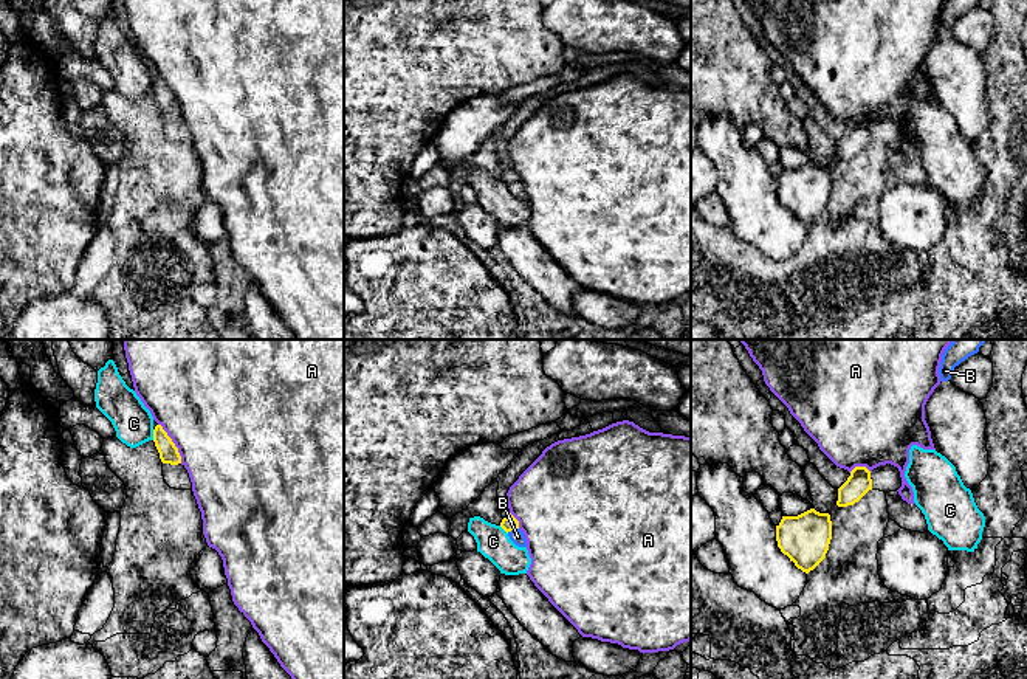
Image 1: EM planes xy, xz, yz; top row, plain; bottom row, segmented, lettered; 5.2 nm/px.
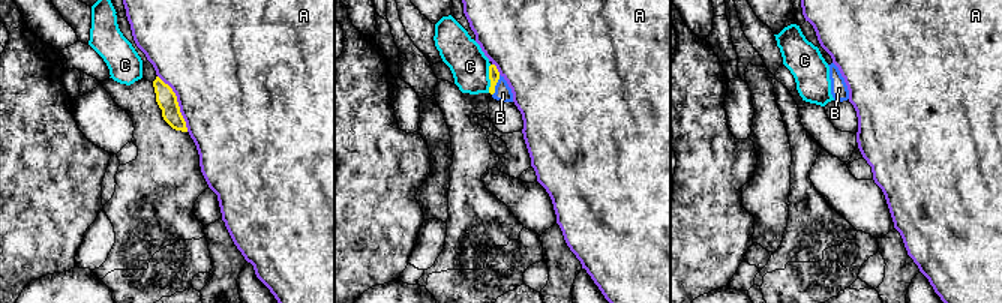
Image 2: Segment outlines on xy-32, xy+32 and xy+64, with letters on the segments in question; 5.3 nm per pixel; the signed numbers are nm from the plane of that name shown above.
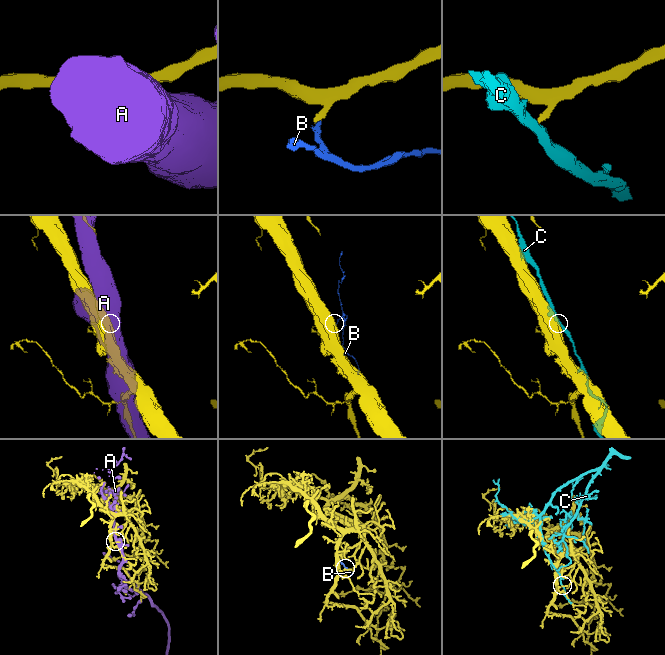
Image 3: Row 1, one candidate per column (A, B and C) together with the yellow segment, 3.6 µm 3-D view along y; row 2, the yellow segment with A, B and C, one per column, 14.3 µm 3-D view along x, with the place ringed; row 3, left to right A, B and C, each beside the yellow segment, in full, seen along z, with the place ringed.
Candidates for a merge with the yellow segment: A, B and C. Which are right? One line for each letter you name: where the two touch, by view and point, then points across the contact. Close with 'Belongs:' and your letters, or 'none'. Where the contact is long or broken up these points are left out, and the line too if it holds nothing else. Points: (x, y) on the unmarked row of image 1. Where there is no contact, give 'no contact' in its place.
B: xz (511, 182) | across xz (510, 175), (511, 182), (518, 189)
Belongs: B

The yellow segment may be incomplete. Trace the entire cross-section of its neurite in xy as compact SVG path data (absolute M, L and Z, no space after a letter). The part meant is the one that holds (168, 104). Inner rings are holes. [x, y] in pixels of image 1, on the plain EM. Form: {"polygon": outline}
{"polygon": "M156 78L153 82L153 95L163 116L170 116L170 118L181 116L181 109L178 105L178 101L175 99L175 96L163 82L161 78Z"}

